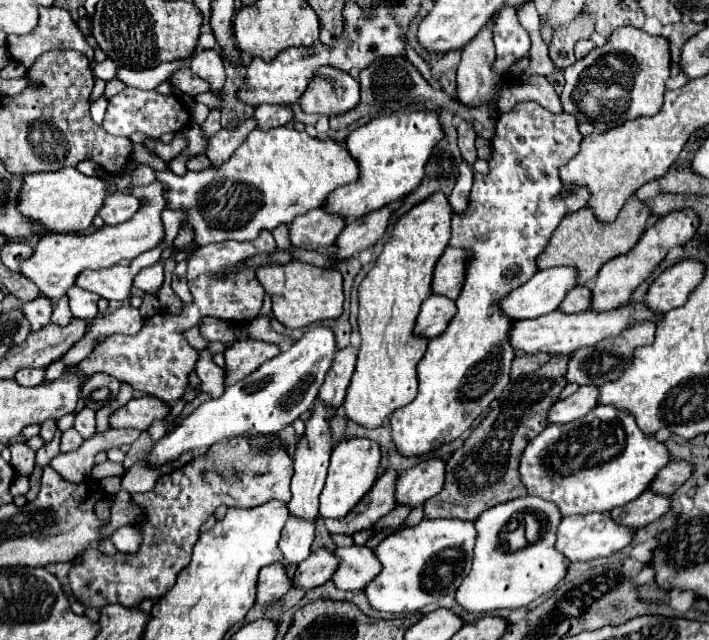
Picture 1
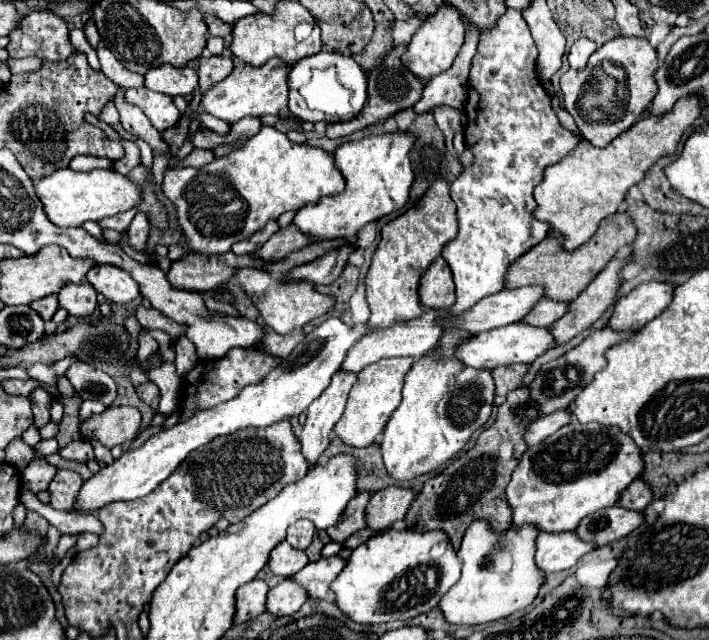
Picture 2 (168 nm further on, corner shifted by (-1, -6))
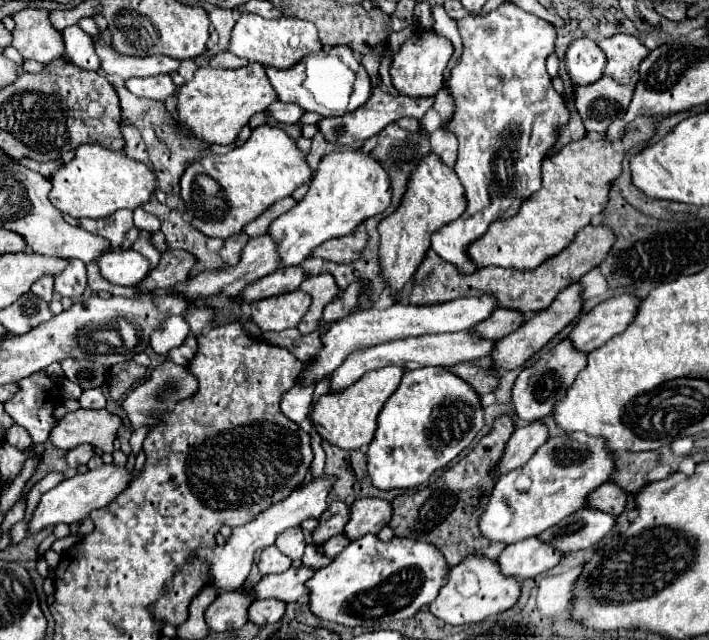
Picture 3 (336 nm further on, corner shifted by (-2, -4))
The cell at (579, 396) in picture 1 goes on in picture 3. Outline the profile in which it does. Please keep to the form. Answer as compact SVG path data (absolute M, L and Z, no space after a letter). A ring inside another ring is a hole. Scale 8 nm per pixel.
M539 420L517 428L515 434L511 436L511 442L507 442L503 462L499 462L499 466L493 470L495 478L523 466L535 454L535 450L547 442L547 438L549 438L549 428Z

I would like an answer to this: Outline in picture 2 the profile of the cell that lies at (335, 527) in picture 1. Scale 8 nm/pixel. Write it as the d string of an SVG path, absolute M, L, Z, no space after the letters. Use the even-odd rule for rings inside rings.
M368 492L356 494L354 500L350 500L350 504L346 506L346 512L342 514L342 520L336 526L326 530L334 542L344 542L354 532L366 528L366 504L368 504L368 500L370 500Z

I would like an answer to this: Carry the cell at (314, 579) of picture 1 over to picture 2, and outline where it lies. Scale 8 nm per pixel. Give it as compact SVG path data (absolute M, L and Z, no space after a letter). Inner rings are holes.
M284 578L276 588L268 592L266 600L266 612L274 616L290 616L298 612L298 608L306 602L306 590L292 582L290 578Z

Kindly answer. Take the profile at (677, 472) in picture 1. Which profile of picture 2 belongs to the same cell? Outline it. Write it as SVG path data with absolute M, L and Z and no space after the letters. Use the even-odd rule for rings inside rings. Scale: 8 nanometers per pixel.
M638 478L618 498L620 498L618 500L618 506L630 508L630 510L640 510L642 512L648 506L648 502L652 500L652 490L650 490L650 486L642 478Z

